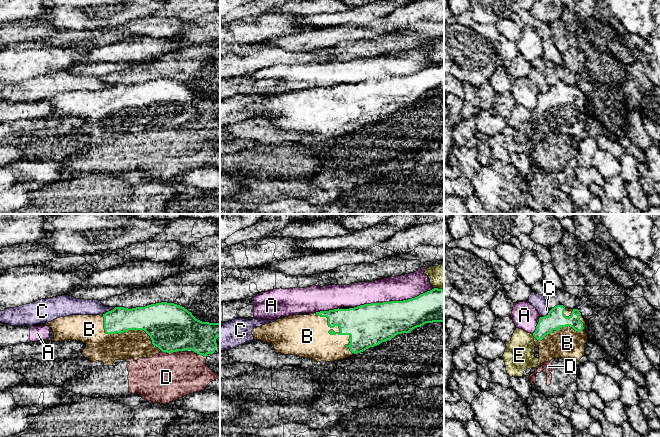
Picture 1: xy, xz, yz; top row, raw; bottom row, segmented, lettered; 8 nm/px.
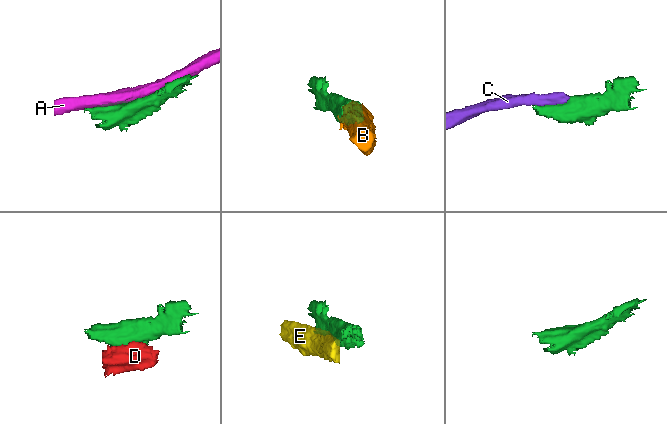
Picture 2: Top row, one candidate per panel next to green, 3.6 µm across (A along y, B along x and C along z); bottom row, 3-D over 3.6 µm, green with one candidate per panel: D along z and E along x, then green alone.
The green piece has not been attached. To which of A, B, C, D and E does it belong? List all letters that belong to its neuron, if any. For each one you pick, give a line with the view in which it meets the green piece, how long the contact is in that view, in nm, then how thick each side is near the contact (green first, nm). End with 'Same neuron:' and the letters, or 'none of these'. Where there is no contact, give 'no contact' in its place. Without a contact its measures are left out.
B: xz | 460 nm | 340/340 nm
Same neuron: B

